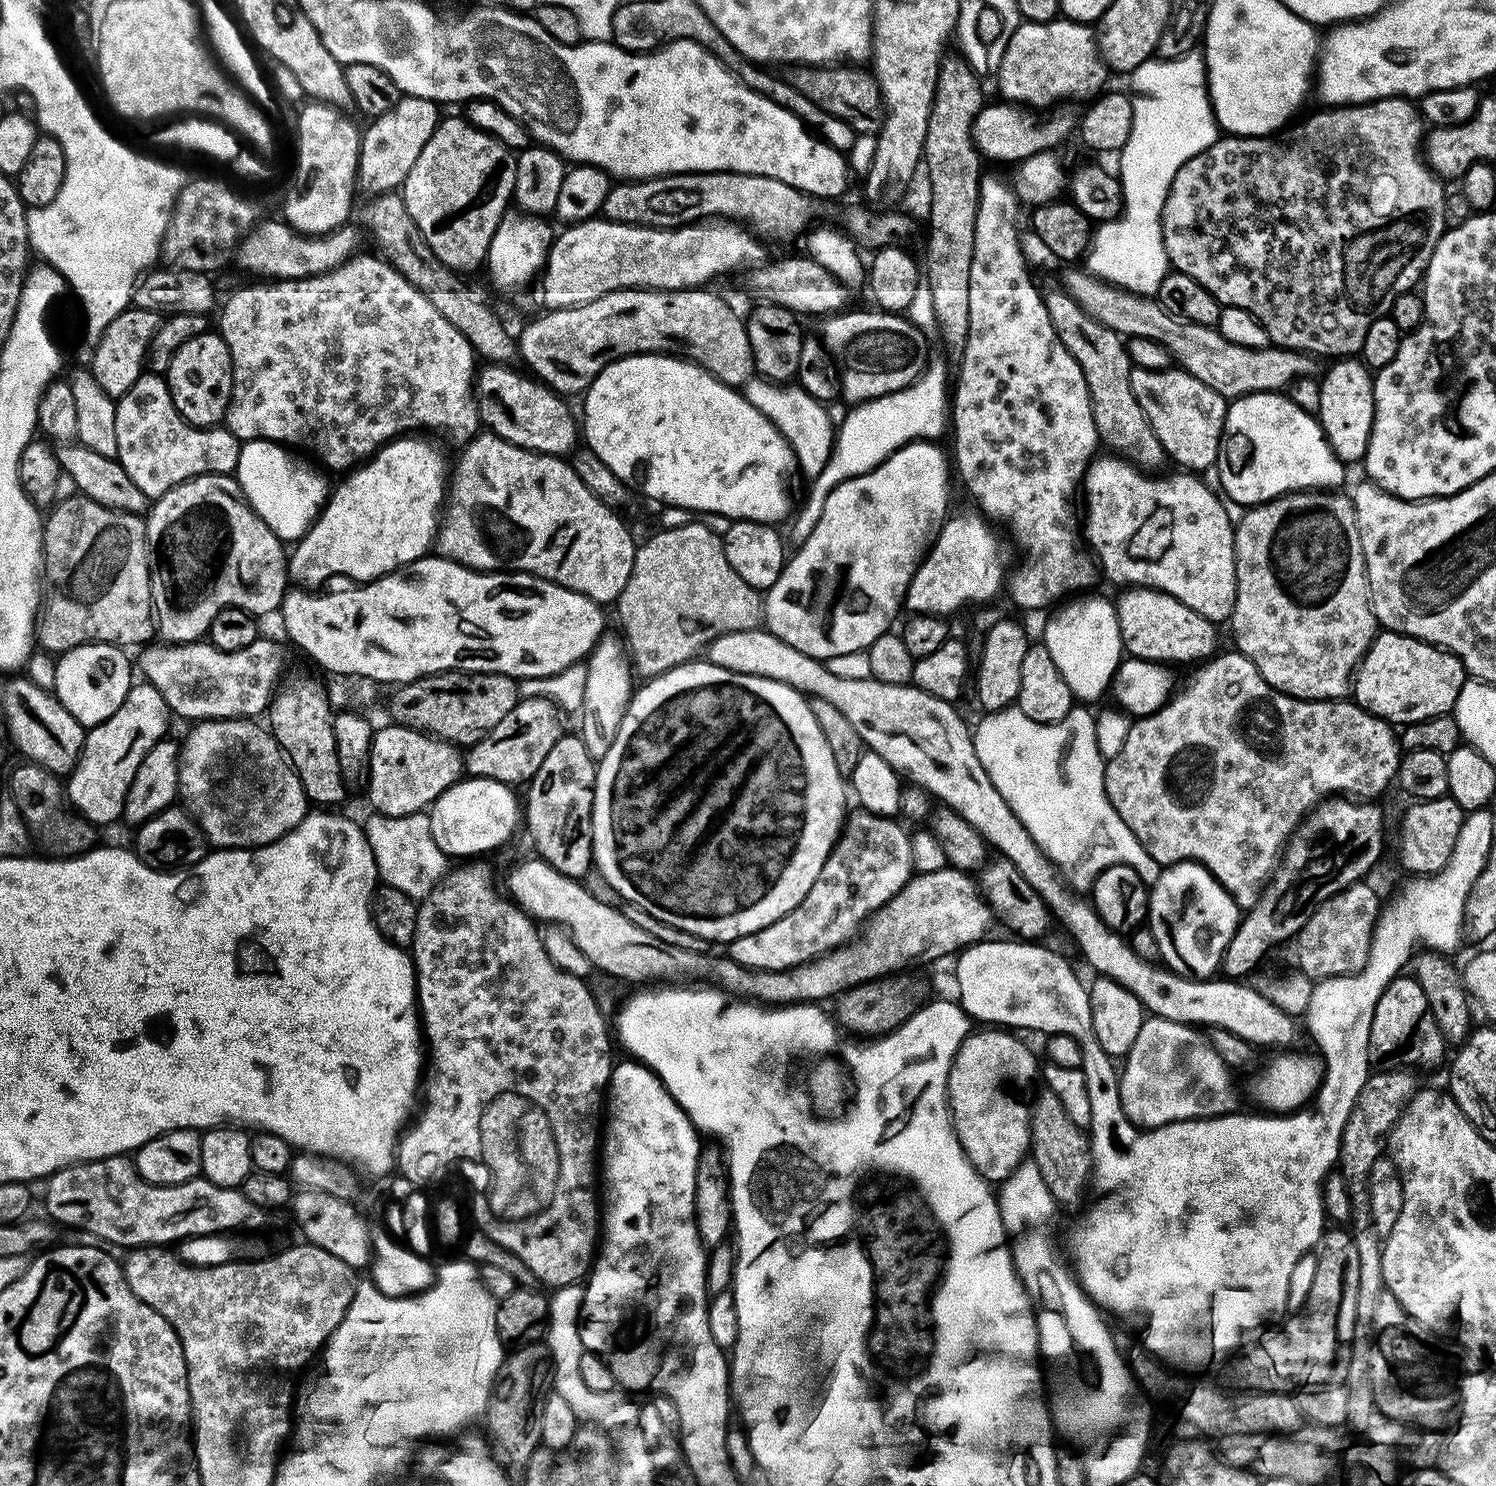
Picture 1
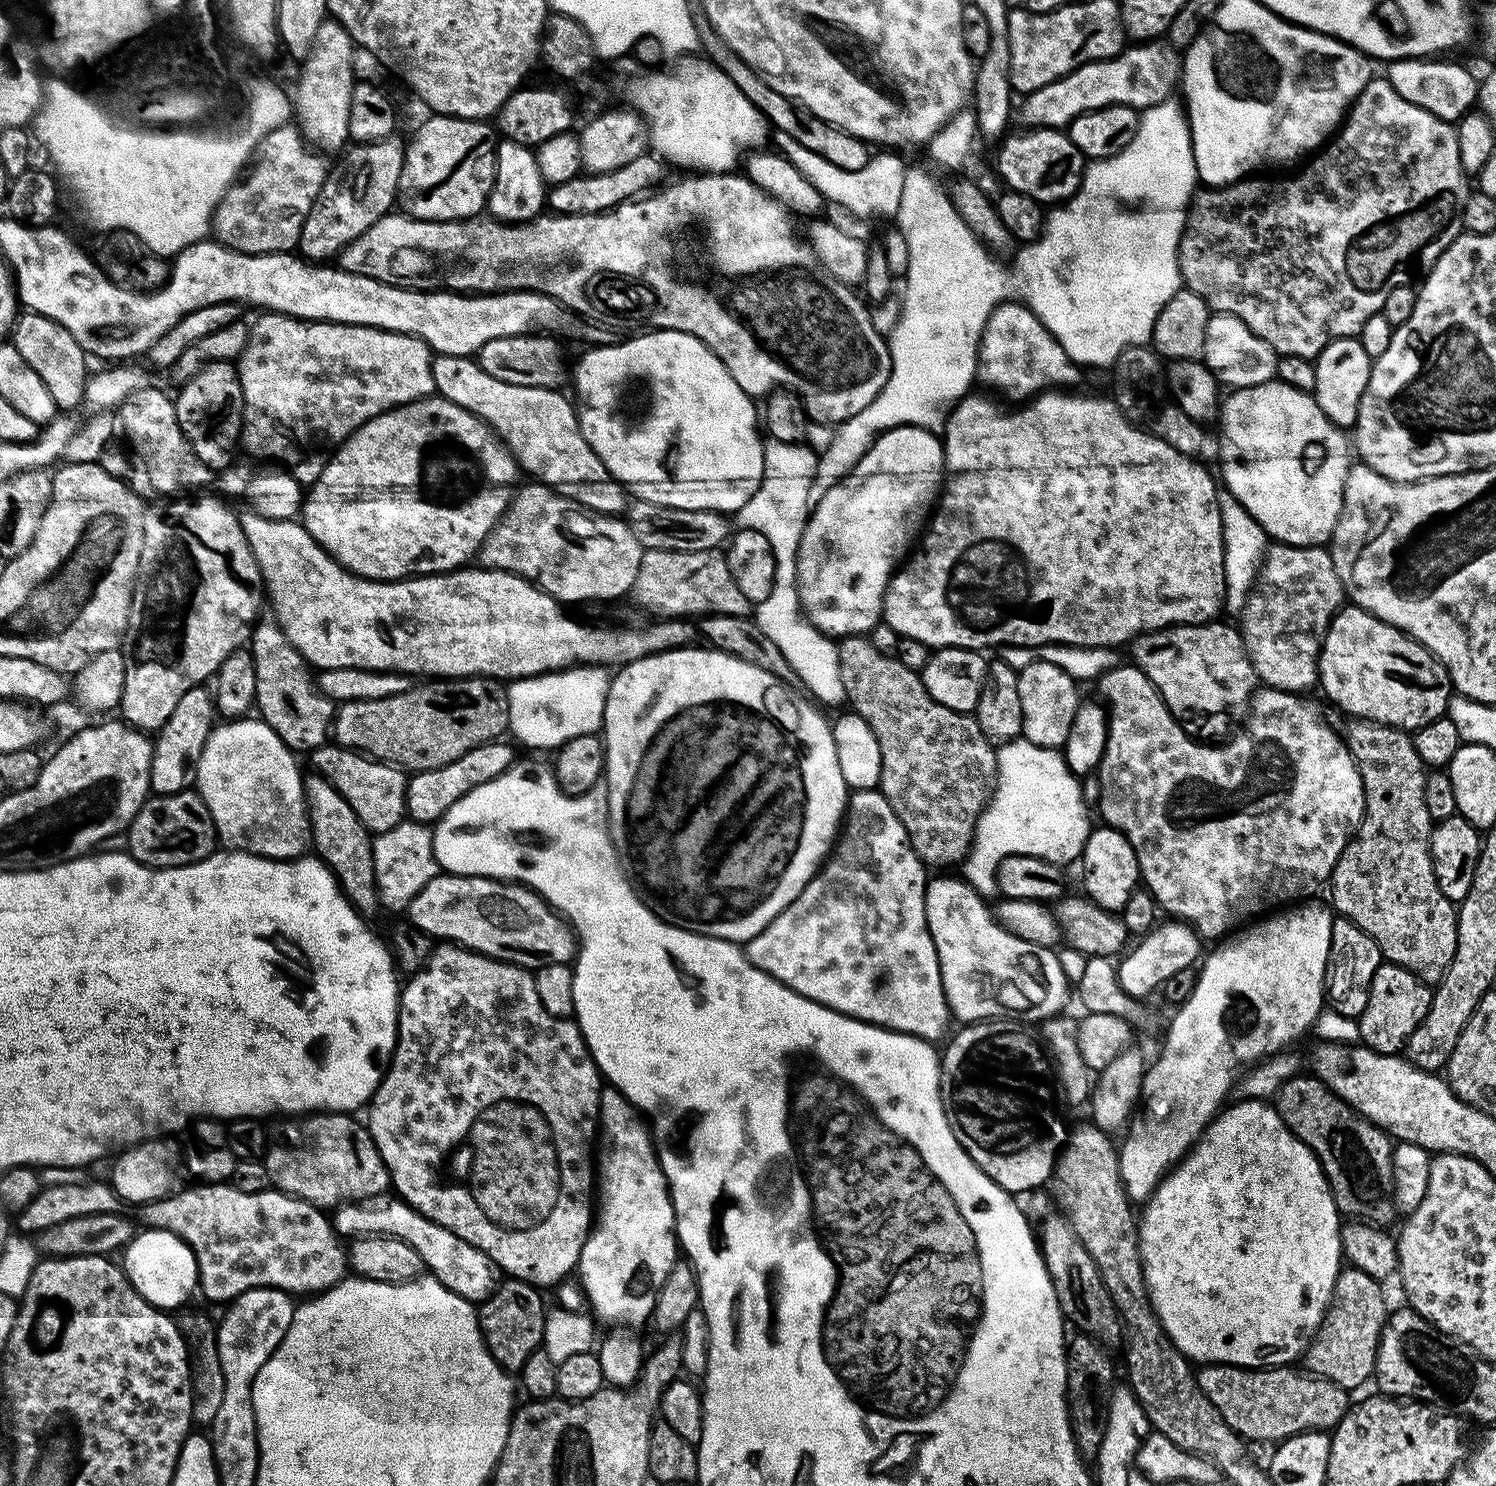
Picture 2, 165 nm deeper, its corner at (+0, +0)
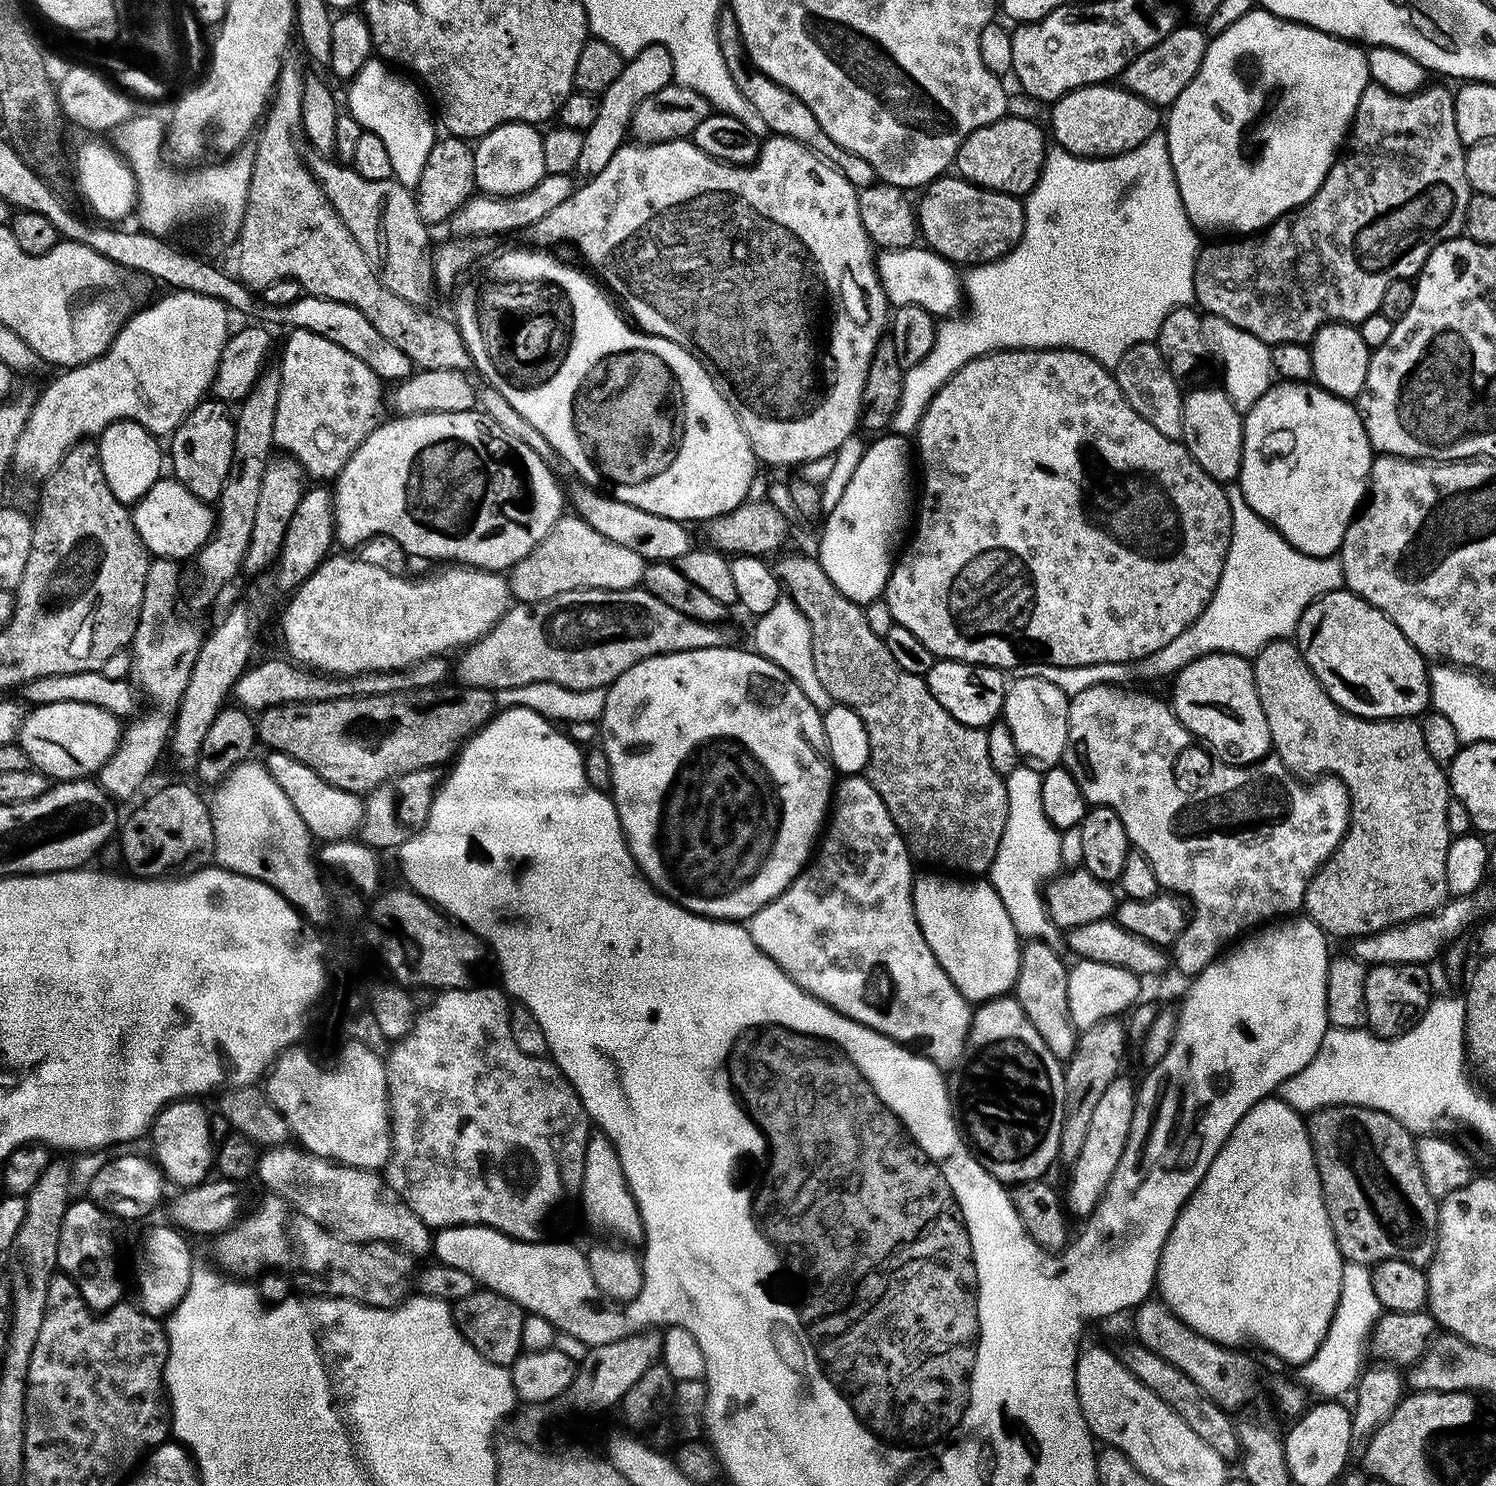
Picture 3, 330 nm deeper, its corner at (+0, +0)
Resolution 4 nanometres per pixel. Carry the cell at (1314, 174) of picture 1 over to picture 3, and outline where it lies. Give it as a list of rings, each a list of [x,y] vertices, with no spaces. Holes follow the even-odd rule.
[[[1371,82],[1364,87],[1362,98],[1356,107],[1356,115],[1352,118],[1350,131],[1346,136],[1346,143],[1326,174],[1322,186],[1307,202],[1287,212],[1285,216],[1280,216],[1274,223],[1268,225],[1263,234],[1244,234],[1239,238],[1224,238],[1221,244],[1205,243],[1201,247],[1196,258],[1196,273],[1192,281],[1196,291],[1195,303],[1207,315],[1222,318],[1254,334],[1262,343],[1269,346],[1282,342],[1308,344],[1323,324],[1339,322],[1359,326],[1363,320],[1380,311],[1382,294],[1386,294],[1386,286],[1390,286],[1392,280],[1406,280],[1419,276],[1420,267],[1426,262],[1426,258],[1430,258],[1434,246],[1447,240],[1457,239],[1465,231],[1467,206],[1474,193],[1466,178],[1464,157],[1466,147],[1458,138],[1453,93],[1451,91],[1448,93],[1444,88],[1431,88],[1431,86],[1413,91],[1411,93],[1413,96],[1399,96],[1398,93],[1391,92],[1392,90],[1391,87]]]

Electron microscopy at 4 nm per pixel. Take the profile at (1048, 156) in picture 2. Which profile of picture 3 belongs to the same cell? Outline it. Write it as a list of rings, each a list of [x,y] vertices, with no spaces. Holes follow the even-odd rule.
[[[1011,116],[978,127],[966,136],[956,152],[954,166],[957,173],[972,184],[1022,198],[1031,192],[1044,168],[1048,140],[1045,131],[1043,134],[1032,121]]]

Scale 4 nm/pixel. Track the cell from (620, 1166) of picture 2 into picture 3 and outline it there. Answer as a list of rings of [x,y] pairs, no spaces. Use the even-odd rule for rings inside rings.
[[[599,1130],[593,1131],[588,1138],[580,1196],[582,1197],[582,1212],[588,1215],[588,1220],[594,1227],[601,1228],[604,1232],[613,1232],[614,1235],[621,1236],[621,1238],[616,1238],[624,1242],[641,1239],[640,1210],[636,1205],[635,1197],[632,1196],[622,1162],[610,1138],[606,1138],[606,1134]]]

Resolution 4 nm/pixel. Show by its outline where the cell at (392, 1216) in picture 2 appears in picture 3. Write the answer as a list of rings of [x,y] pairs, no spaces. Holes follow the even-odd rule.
[[[285,1144],[265,1149],[260,1155],[259,1170],[257,1177],[268,1190],[283,1196],[297,1211],[300,1211],[312,1220],[331,1229],[333,1232],[343,1236],[345,1239],[352,1239],[356,1243],[368,1243],[370,1241],[386,1241],[404,1251],[412,1253],[413,1257],[420,1257],[420,1254],[429,1253],[432,1242],[432,1230],[424,1220],[418,1218],[399,1194],[388,1185],[387,1181],[373,1170],[351,1168],[338,1165],[328,1161],[321,1156],[316,1156],[301,1147],[290,1148]]]

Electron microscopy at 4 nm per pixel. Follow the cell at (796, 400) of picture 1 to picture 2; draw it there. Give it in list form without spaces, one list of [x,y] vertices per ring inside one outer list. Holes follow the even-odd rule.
[[[775,439],[765,443],[764,477],[760,479],[760,486],[752,493],[752,497],[735,513],[734,524],[736,520],[737,529],[749,528],[766,537],[776,559],[775,582],[772,583],[770,594],[759,601],[758,612],[754,614],[759,629],[778,645],[791,668],[796,671],[797,679],[804,682],[809,688],[807,691],[821,705],[843,705],[846,697],[842,686],[839,647],[833,639],[809,624],[800,606],[797,586],[797,550],[810,515],[810,486],[816,476],[818,459],[817,453],[812,453],[806,445],[804,442],[788,443]]]

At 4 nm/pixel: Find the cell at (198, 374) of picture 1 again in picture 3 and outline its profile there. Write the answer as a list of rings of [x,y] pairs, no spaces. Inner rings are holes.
[[[205,398],[189,412],[186,419],[171,433],[172,440],[172,472],[171,475],[186,486],[199,500],[216,502],[223,488],[223,481],[230,470],[231,451],[234,450],[235,426],[233,417],[228,416],[229,405],[215,398]]]

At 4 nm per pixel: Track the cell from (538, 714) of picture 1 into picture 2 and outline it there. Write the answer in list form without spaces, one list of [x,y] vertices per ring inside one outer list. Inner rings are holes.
[[[504,743],[480,744],[474,750],[462,754],[462,758],[446,766],[438,766],[434,770],[409,775],[408,789],[404,799],[407,815],[419,824],[431,825],[444,816],[446,810],[450,810],[450,806],[454,806],[454,802],[462,799],[467,792],[490,782],[495,776],[502,776],[514,763],[512,748]]]

